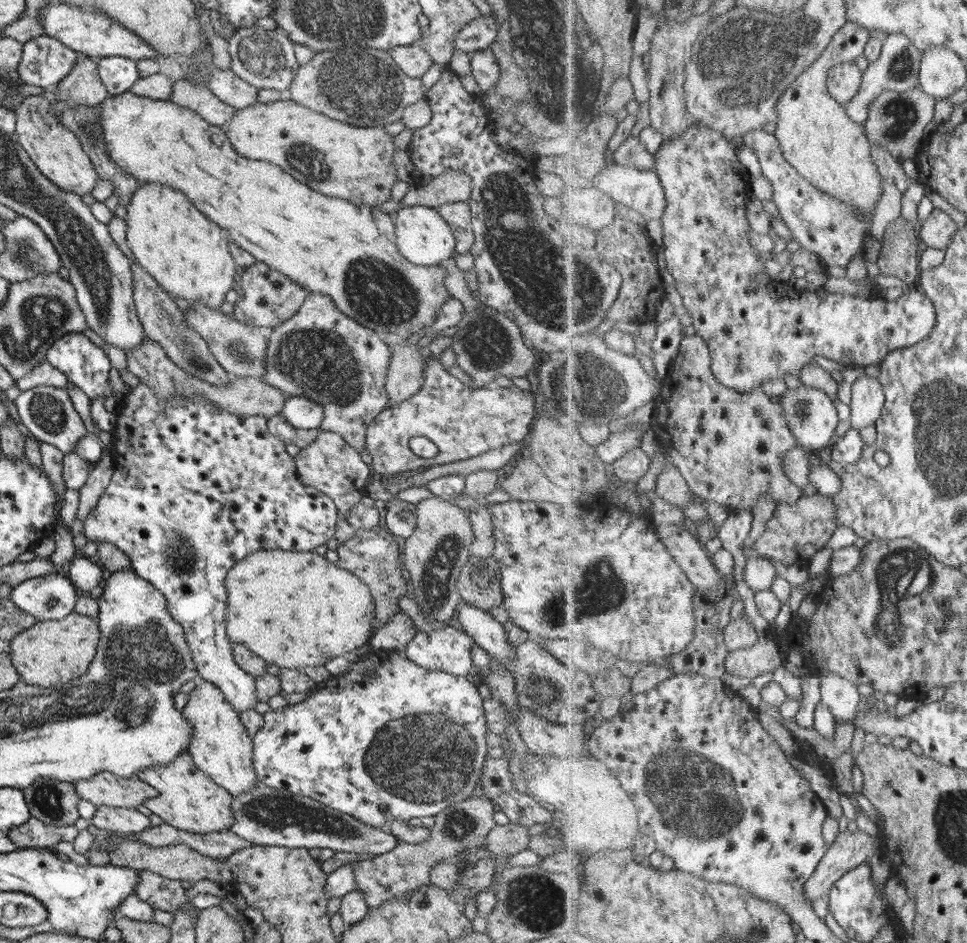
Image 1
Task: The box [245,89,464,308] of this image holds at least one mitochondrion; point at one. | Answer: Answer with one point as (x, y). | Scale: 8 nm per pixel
(303, 158)

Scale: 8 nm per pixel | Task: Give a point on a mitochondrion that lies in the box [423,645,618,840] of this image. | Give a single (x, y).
(540, 673)

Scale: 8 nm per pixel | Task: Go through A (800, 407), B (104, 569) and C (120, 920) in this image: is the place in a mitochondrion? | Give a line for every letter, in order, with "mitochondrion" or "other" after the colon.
A: mitochondrion
B: other
C: other

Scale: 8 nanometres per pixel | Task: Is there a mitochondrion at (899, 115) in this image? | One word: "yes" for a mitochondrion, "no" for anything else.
yes

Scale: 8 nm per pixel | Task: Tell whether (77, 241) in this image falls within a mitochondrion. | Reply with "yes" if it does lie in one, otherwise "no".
yes

